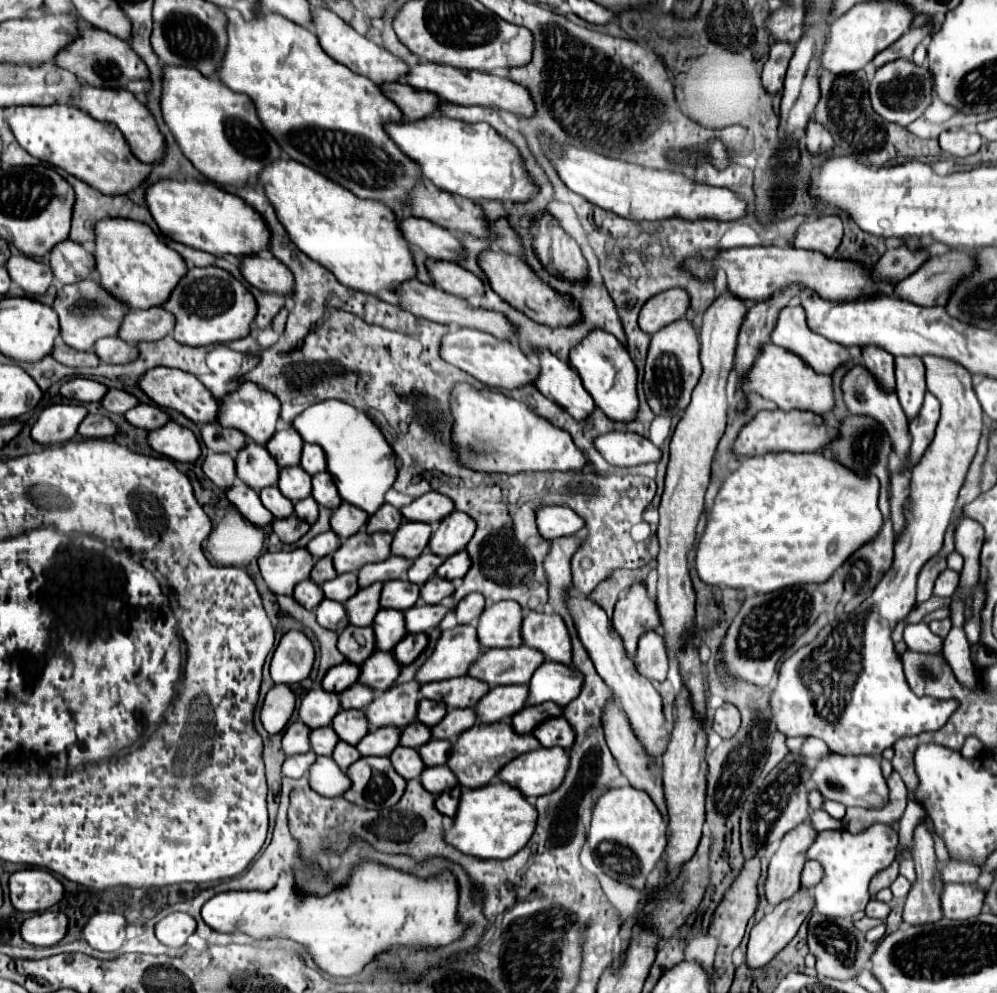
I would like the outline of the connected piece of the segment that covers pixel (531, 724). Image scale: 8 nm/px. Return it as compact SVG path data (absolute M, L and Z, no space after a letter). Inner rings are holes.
M545 702L545 706L525 706L519 714L513 716L511 724L517 734L531 734L537 724L541 724L545 718L561 716L561 706L553 706L553 702Z

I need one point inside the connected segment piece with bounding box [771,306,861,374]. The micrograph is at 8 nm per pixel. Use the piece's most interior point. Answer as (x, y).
(790, 332)

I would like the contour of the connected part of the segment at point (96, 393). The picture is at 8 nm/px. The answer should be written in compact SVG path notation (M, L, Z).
M71 378L65 384L61 384L59 394L67 400L77 402L99 402L107 392L105 384L99 384L89 378Z

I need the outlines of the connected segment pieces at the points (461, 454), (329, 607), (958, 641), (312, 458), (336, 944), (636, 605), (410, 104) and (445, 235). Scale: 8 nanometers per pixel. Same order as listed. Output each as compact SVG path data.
M457 382L453 388L451 388L451 394L449 394L449 404L451 404L451 416L453 416L453 428L451 428L451 452L457 456L457 462L459 462L459 466L463 466L463 468L469 468L469 470L475 470L475 472L485 472L485 474L493 474L493 472L503 472L503 474L517 474L517 472L545 472L545 470L559 470L559 472L581 472L581 470L593 470L595 474L597 474L597 470L595 470L595 466L589 462L589 458L585 456L585 452L583 450L579 450L577 446L575 446L575 442L573 442L573 438L571 438L571 434L569 432L565 432L565 430L561 430L561 428L557 428L557 426L553 426L547 418L543 418L543 416L539 416L535 410L531 410L527 404L523 404L523 402L519 402L519 400L513 400L513 398L509 398L509 396L505 396L505 394L501 394L501 392L493 392L493 390L477 390L475 386L471 386L471 384L467 384L467 382Z
M327 598L321 600L321 604L315 608L315 616L323 628L333 630L333 632L341 632L347 626L345 606L335 600L327 600Z
M957 596L951 598L951 622L953 622L953 628L951 632L947 634L945 642L943 642L943 654L949 662L949 666L953 668L957 680L963 686L967 688L975 688L979 685L979 680L975 676L975 670L973 670L973 664L971 664L971 658L969 658L969 642L967 642L967 636L963 634L963 622L965 622L965 616L963 616L963 602L957 600Z
M317 444L303 446L301 468L305 468L309 474L317 474L317 472L325 470L325 454L321 454L321 448Z
M363 862L353 870L351 882L347 888L337 890L325 898L297 898L293 892L293 876L291 872L283 872L279 878L279 884L269 892L257 892L257 890L229 890L213 896L205 906L201 908L201 918L207 926L211 926L217 932L243 932L253 938L269 938L269 936L283 936L293 938L295 942L303 944L311 954L313 960L331 976L355 976L361 972L361 968L371 962L371 958L389 948L391 944L403 944L403 946L441 946L449 944L455 938L459 938L465 930L463 924L455 918L457 910L457 884L449 872L445 872L439 878L431 880L419 880L417 876L385 868L379 864Z
M645 584L631 586L627 594L621 596L613 612L613 628L621 636L629 658L635 656L637 640L641 638L641 634L655 630L657 626L659 626L657 606L647 596Z
M403 82L381 84L379 88L391 102L397 104L397 108L403 112L403 118L427 118L433 114L433 106L439 102L435 94L415 90Z
M415 216L403 218L399 220L397 228L401 236L409 242L409 246L423 250L429 258L453 262L461 252L459 240L449 230L425 218L415 218Z

